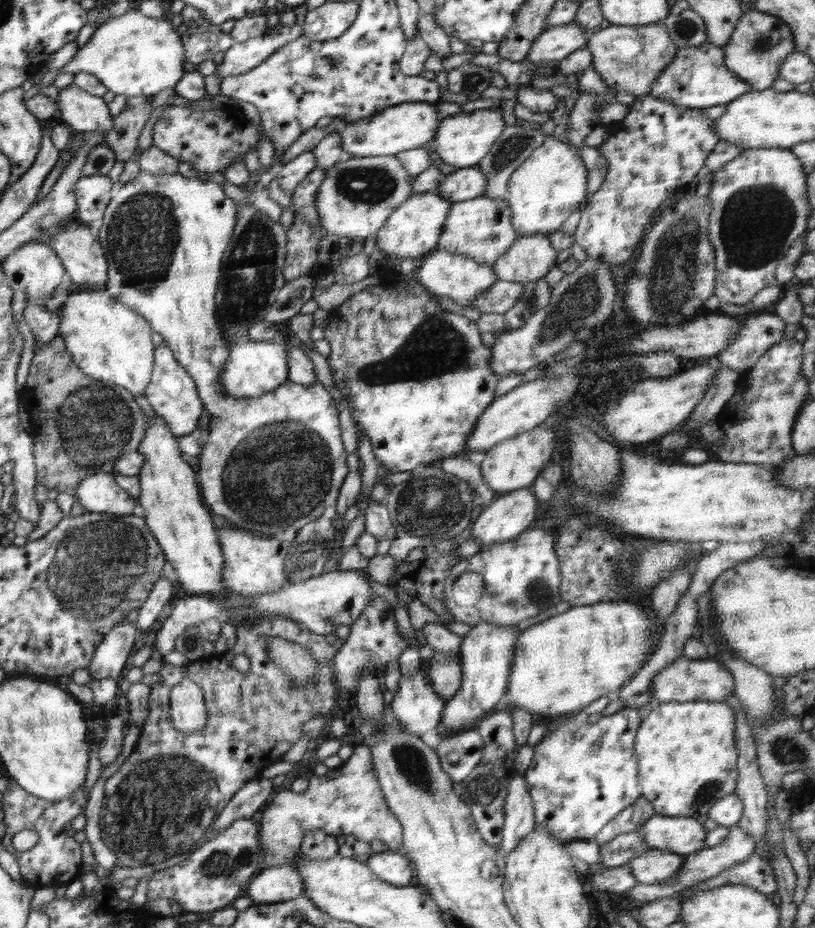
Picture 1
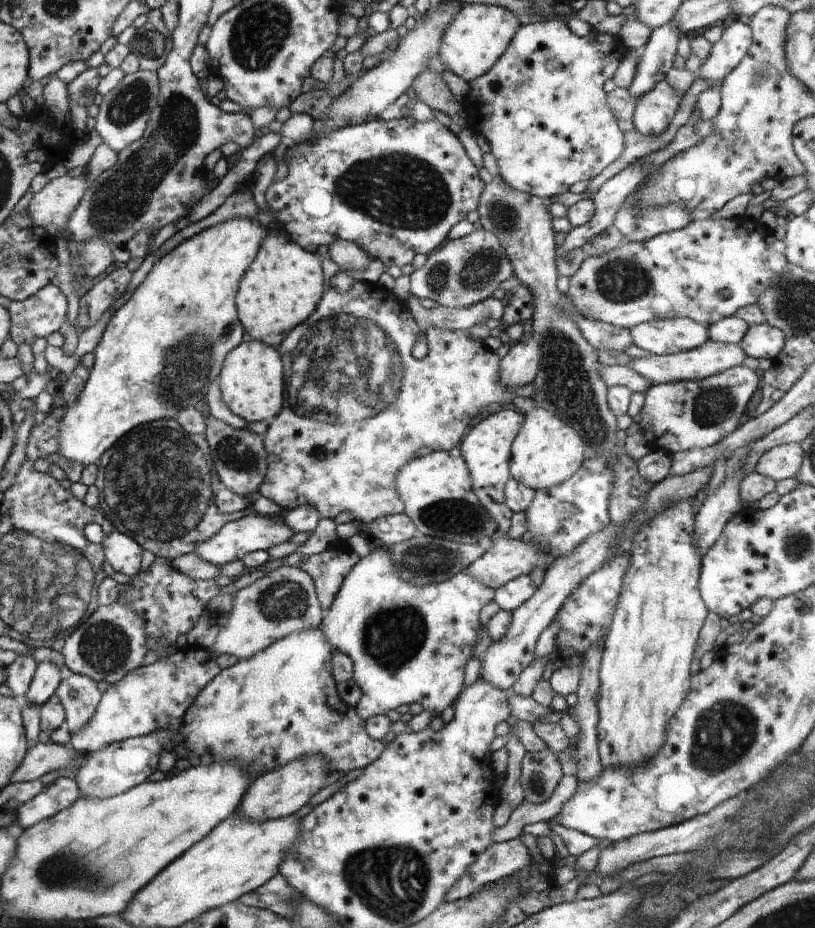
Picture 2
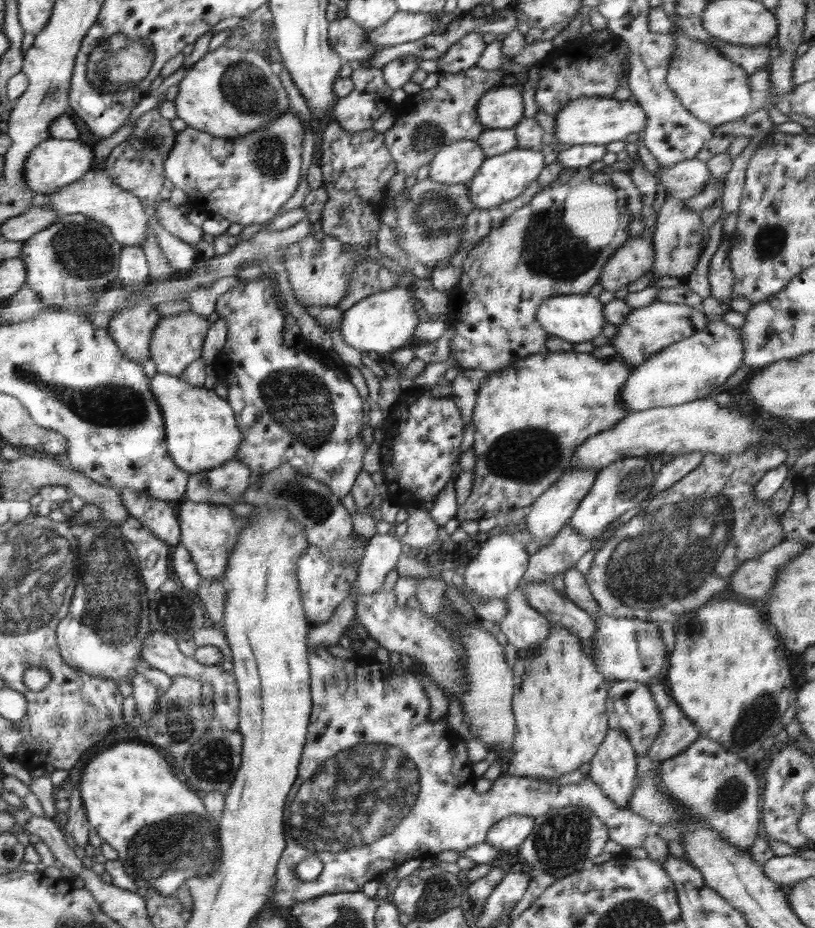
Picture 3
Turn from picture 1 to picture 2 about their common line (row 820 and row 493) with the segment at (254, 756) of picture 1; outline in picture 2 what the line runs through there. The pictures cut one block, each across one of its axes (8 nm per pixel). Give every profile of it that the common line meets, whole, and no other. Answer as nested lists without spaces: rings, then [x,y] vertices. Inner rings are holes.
[[[158,419],[138,425],[117,440],[114,446],[110,445],[98,462],[95,480],[100,496],[98,508],[114,530],[132,537],[144,550],[150,550],[155,556],[175,559],[194,553],[197,545],[209,541],[227,522],[244,516],[244,512],[223,514],[212,501],[215,489],[222,486],[214,465],[205,432],[188,434],[174,419]]]

